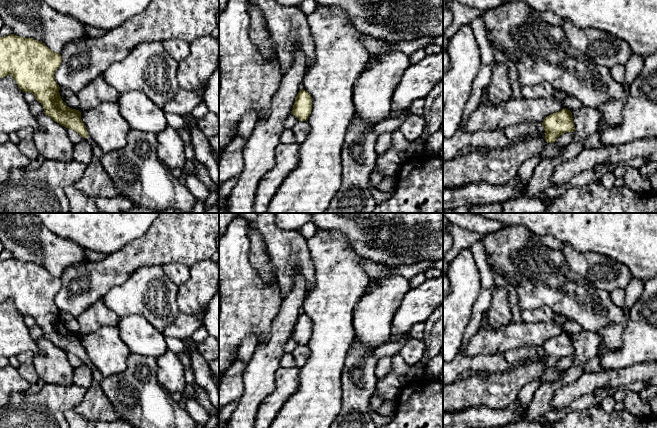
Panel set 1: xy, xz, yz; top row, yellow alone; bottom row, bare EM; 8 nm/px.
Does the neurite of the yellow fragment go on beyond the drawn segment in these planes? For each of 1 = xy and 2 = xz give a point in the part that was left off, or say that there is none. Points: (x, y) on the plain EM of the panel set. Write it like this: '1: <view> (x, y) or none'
1: xy (88, 362)
2: none

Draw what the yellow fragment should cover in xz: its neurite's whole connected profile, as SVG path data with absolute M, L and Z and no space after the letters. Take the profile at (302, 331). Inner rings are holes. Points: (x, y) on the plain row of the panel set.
M301 313L295 322L291 338L295 339L299 345L307 345L311 334L312 321L307 315Z

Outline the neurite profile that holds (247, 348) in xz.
M254 336L246 338L237 350L236 359L247 364L256 350L257 343L258 341Z

